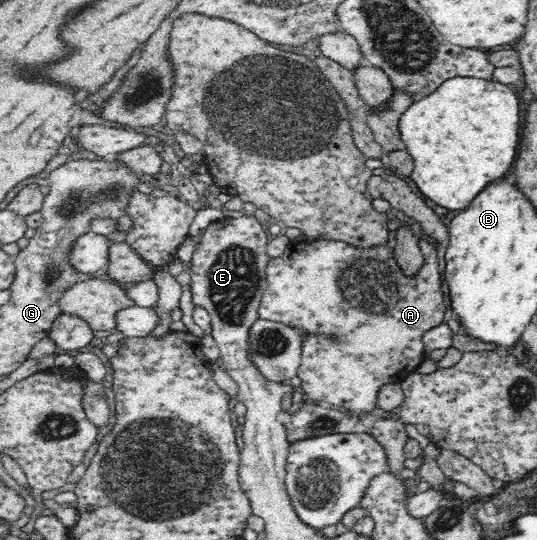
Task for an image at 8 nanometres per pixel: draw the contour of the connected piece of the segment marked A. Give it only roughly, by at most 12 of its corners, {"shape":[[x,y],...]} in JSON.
{"shape":[[289,243],[260,319],[310,331],[310,402],[357,418],[425,360],[434,244]]}

